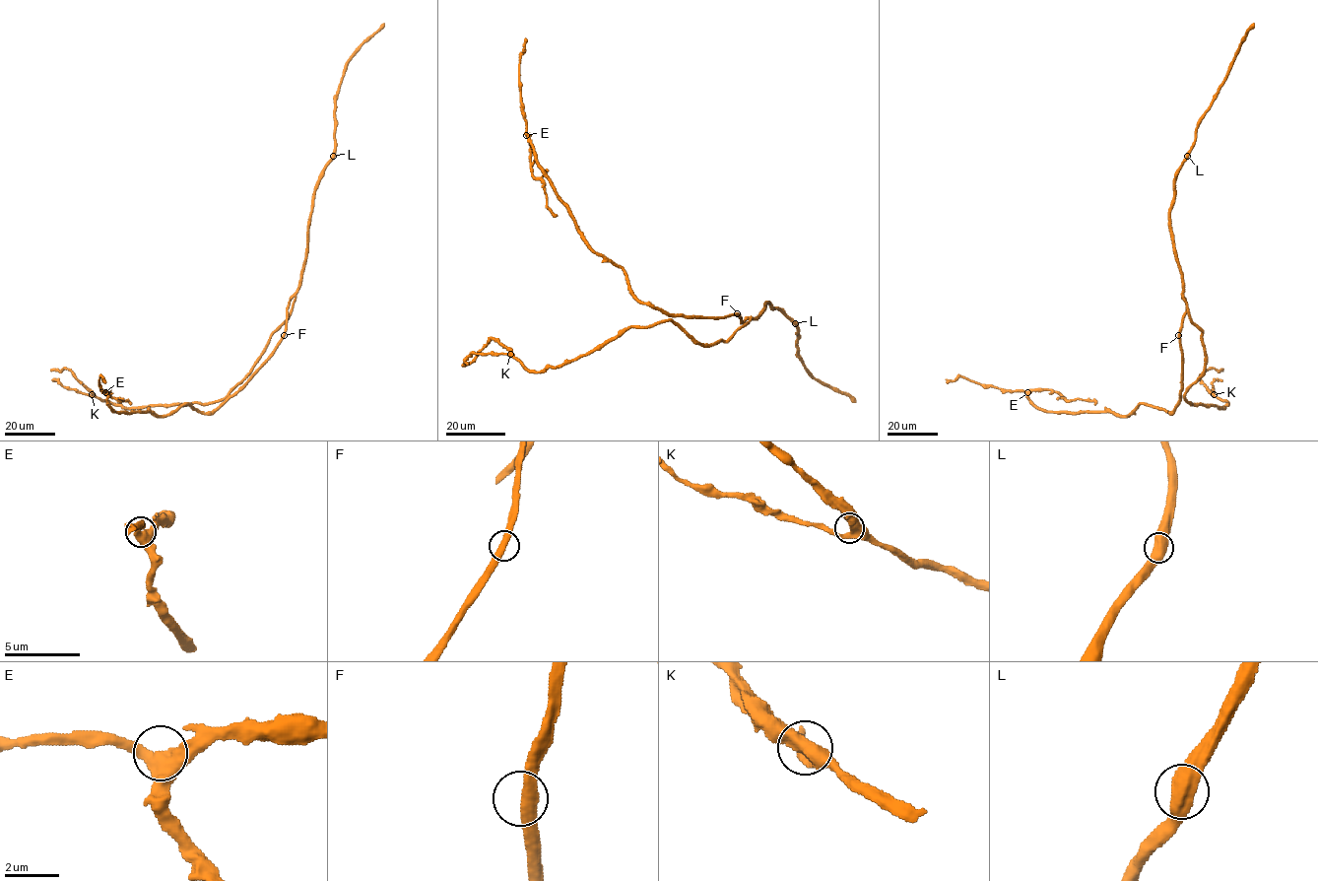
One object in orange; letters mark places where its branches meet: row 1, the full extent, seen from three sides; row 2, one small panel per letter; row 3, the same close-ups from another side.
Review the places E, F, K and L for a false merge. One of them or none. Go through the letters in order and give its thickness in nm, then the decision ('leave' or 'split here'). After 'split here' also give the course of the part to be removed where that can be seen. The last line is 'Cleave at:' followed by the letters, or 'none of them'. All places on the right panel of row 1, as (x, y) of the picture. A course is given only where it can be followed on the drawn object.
E: calibre 440 nm; leave
F: calibre 440 nm; leave
K: calibre 440 nm; leave
L: calibre 700 nm; leave
Cleave at: none of them

